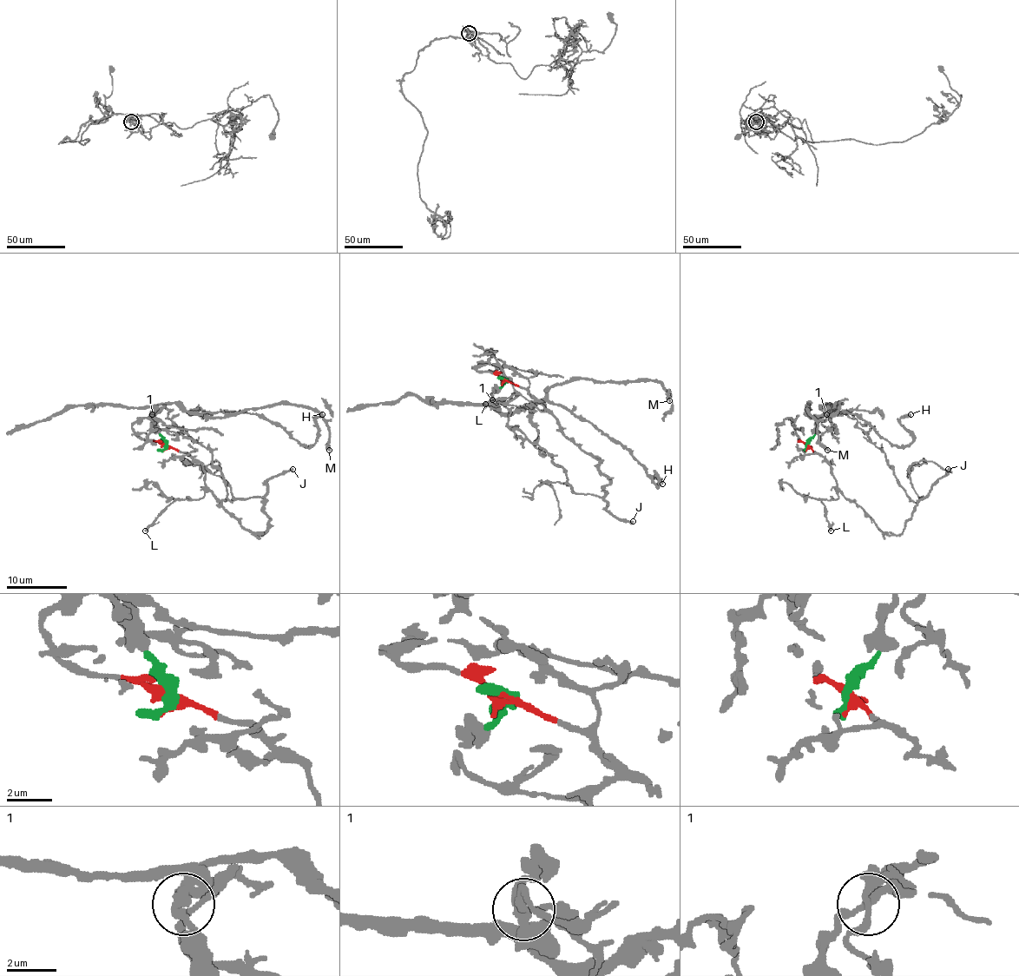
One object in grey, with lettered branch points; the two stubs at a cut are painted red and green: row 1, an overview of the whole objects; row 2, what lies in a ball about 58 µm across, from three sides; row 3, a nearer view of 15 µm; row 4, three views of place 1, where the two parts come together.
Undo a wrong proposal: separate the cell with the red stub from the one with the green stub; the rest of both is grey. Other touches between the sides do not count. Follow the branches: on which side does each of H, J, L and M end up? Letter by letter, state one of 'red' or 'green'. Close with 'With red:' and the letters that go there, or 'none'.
H: green
J: red
L: red
M: green
With red: J, L

